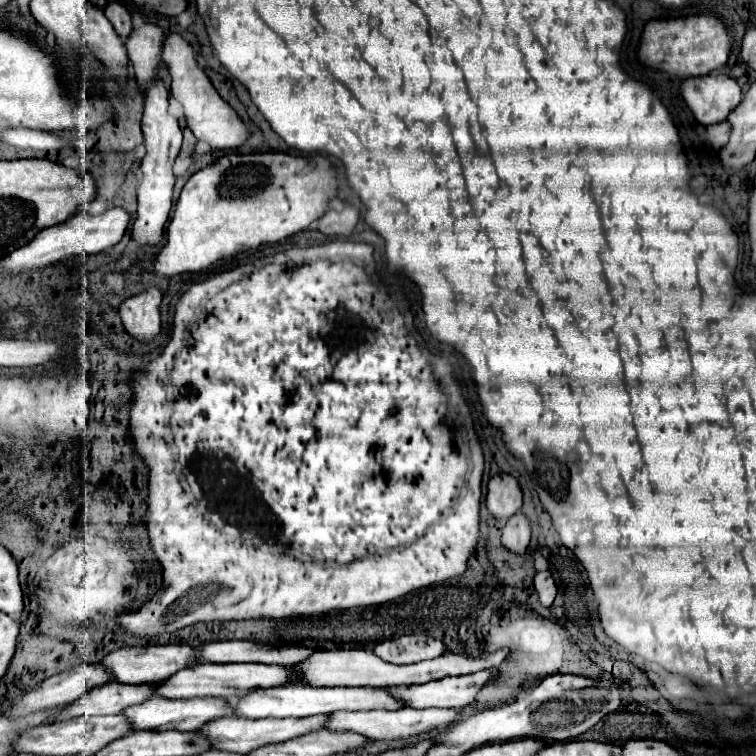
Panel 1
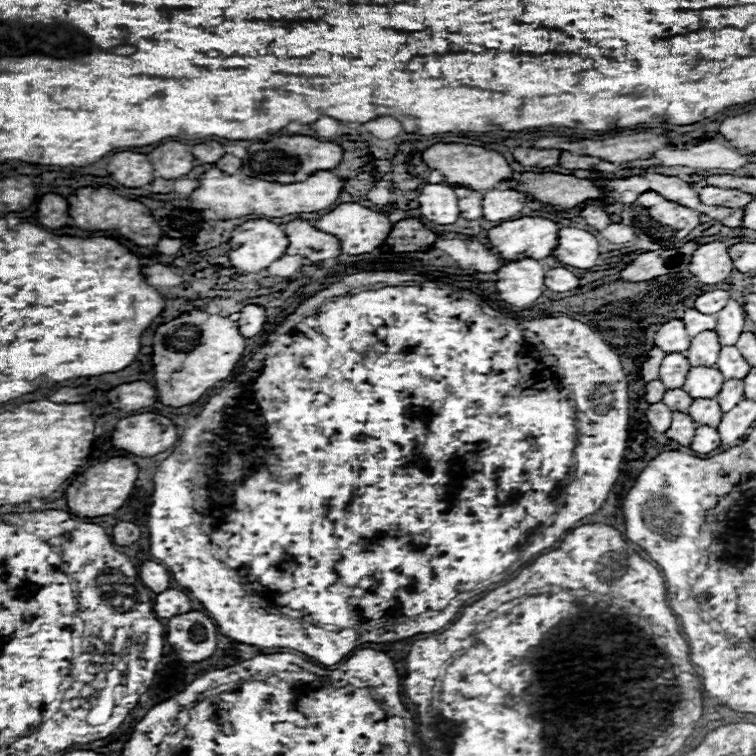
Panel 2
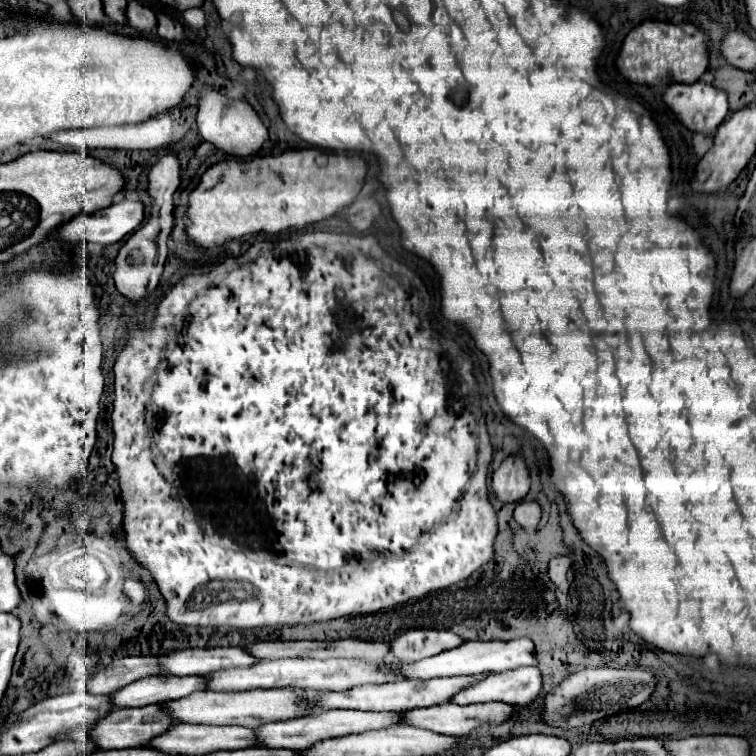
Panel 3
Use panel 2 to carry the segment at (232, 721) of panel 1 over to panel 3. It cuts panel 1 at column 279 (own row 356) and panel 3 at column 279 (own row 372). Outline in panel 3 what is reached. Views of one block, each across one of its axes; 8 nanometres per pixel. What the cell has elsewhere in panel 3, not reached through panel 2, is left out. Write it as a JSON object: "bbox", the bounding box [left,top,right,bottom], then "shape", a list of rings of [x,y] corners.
{"bbox":[256,710,404,750],"shape":[[[322,710],[310,716],[286,720],[286,722],[270,722],[260,728],[256,728],[258,746],[264,748],[290,748],[290,750],[306,750],[316,742],[328,740],[328,738],[340,738],[348,734],[360,734],[366,730],[380,730],[398,726],[404,722],[402,712],[362,712],[362,710]]]}

